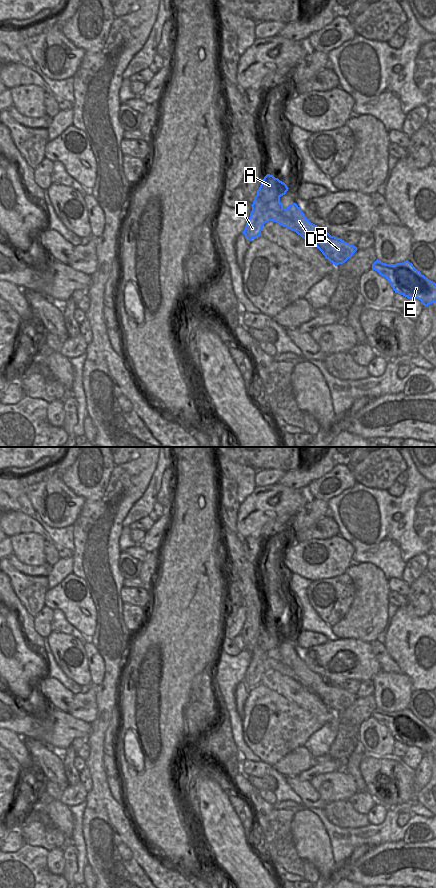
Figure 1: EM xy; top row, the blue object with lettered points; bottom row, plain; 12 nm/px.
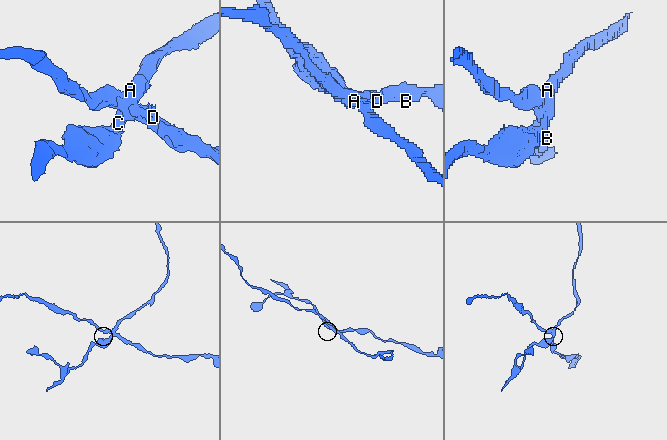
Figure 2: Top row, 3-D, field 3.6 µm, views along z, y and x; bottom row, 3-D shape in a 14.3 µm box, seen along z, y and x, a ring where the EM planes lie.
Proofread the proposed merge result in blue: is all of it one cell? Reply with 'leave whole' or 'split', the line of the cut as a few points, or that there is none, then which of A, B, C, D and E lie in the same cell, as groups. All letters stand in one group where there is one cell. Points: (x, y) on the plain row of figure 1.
split; cut xy (279, 645), (268, 651), (264, 670); groups A C / B D E

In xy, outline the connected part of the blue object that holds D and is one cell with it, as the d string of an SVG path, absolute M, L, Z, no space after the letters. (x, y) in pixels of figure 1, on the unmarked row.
M280 646L268 651L265 671L273 669L286 675L315 693L335 714L345 711L357 699L357 695L341 686L331 684L321 675L311 671L296 651L283 655Z

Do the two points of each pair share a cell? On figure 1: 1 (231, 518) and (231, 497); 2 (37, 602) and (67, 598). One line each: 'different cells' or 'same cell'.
1: same cell
2: different cells

